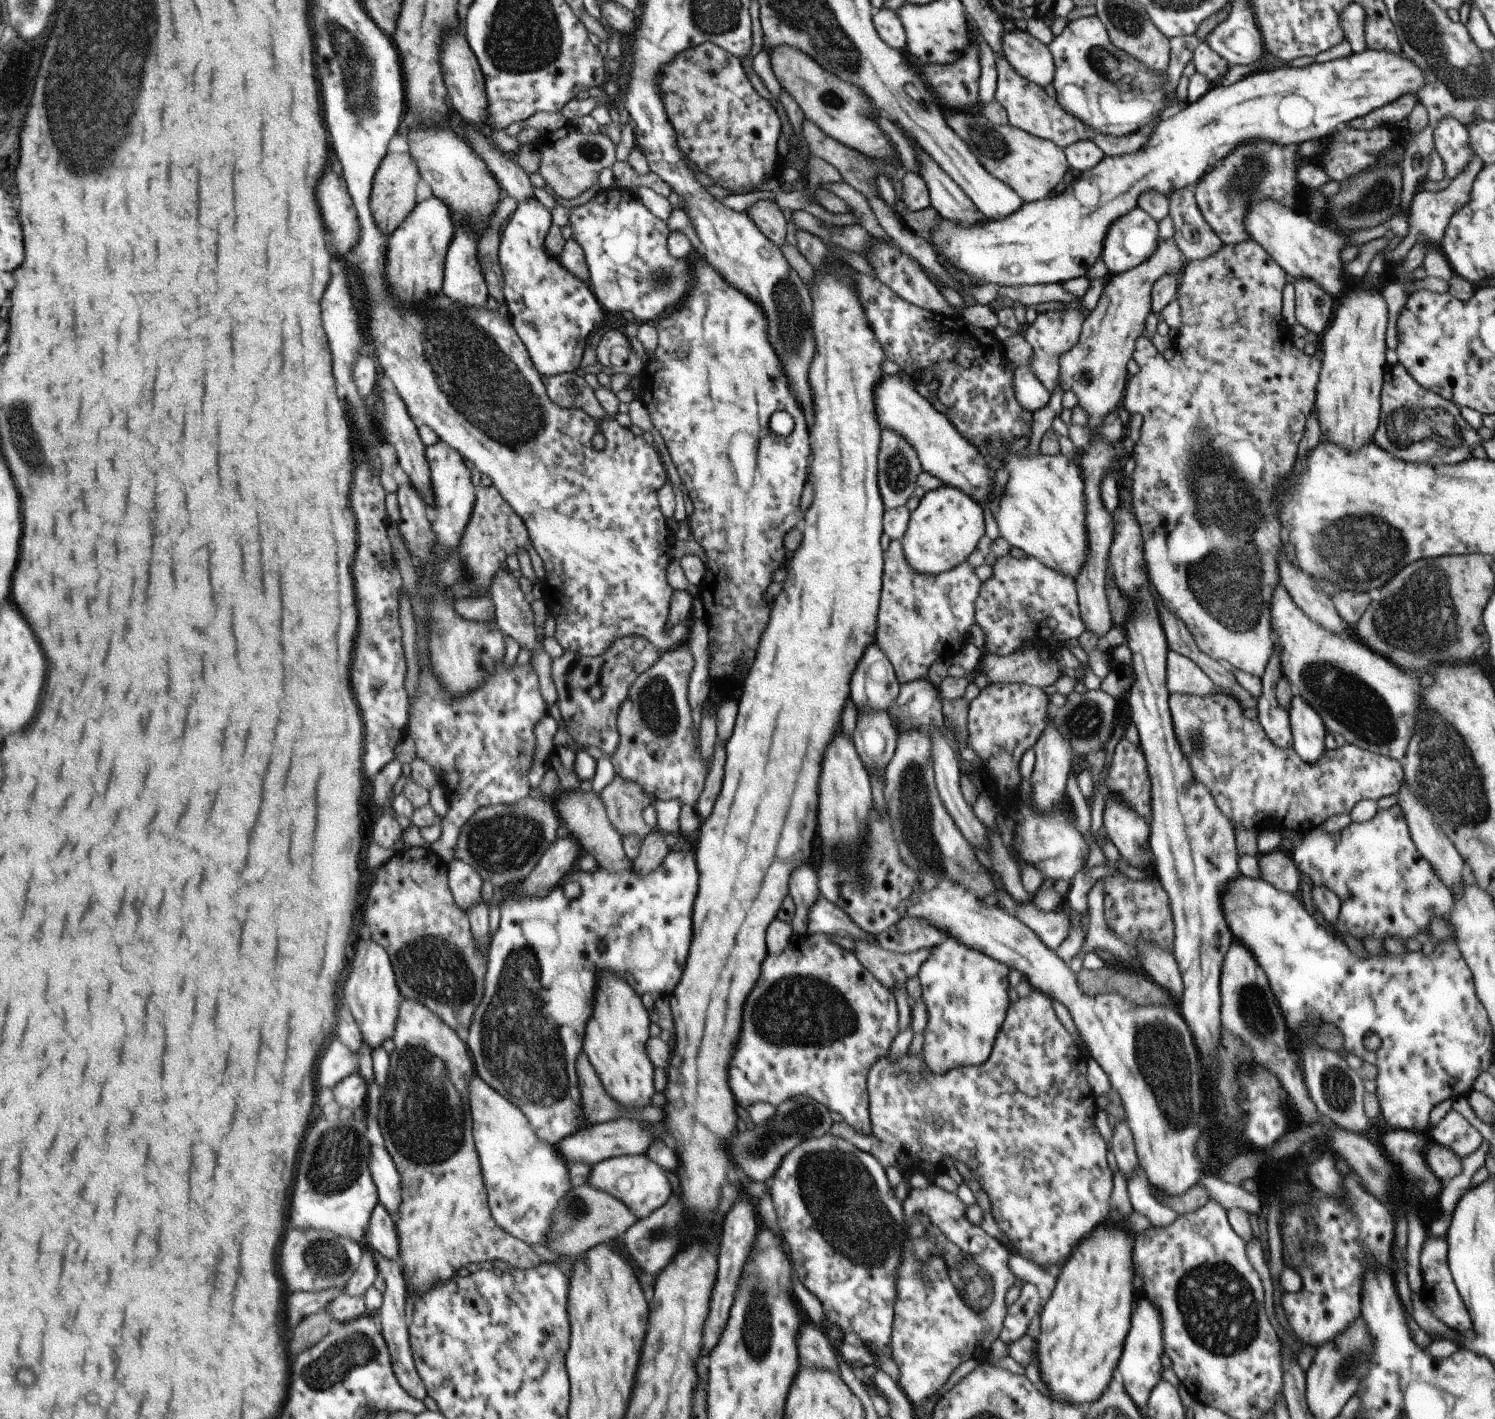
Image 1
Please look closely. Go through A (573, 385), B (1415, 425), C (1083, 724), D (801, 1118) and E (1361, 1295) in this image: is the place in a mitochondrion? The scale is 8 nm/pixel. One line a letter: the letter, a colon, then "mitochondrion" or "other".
A: other
B: mitochondrion
C: mitochondrion
D: mitochondrion
E: other

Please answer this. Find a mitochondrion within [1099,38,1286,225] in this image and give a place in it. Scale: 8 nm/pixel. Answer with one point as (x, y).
(1247, 175)

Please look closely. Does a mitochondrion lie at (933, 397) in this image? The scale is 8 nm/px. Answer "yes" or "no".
no

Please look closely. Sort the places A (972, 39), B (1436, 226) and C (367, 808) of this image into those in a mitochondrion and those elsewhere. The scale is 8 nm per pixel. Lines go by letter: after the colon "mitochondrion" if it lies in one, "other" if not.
A: other
B: other
C: other

